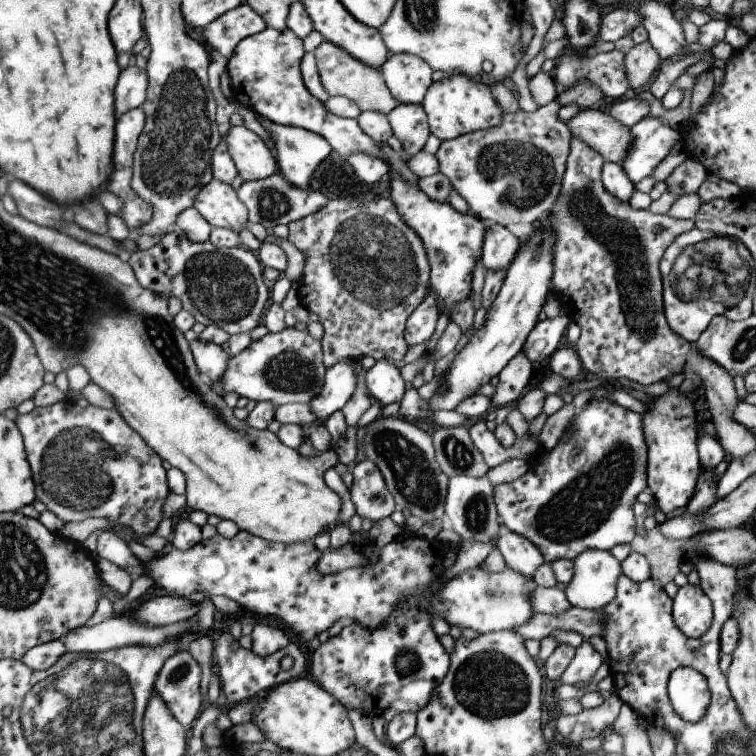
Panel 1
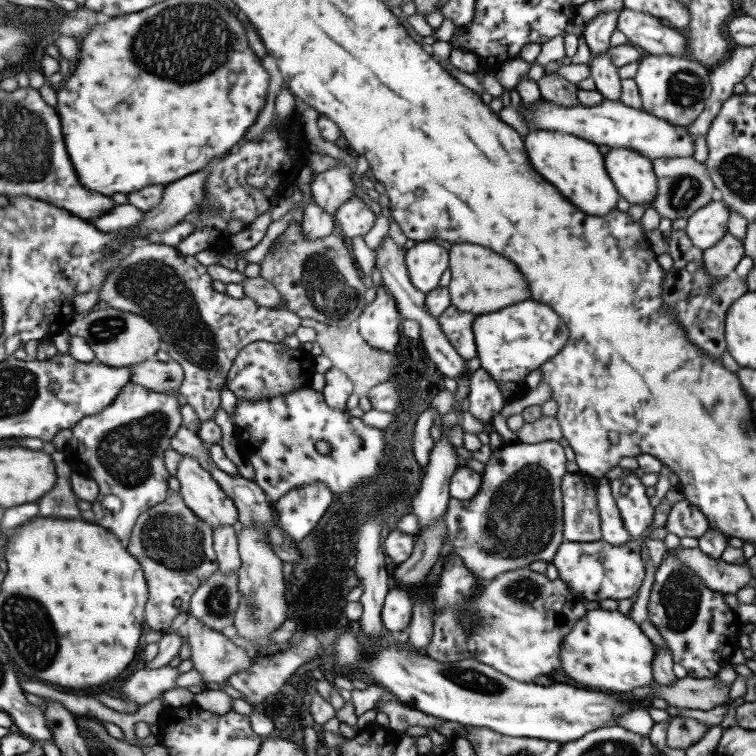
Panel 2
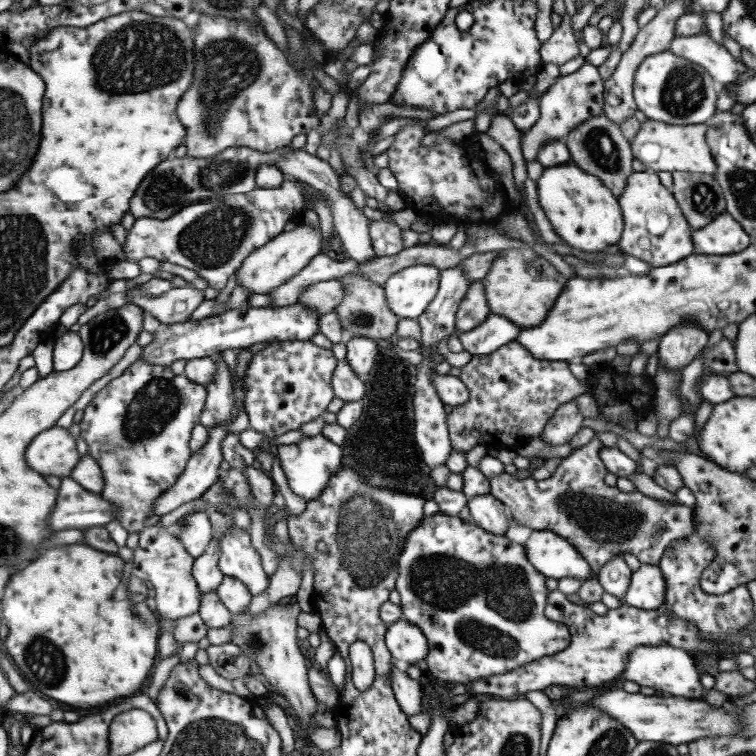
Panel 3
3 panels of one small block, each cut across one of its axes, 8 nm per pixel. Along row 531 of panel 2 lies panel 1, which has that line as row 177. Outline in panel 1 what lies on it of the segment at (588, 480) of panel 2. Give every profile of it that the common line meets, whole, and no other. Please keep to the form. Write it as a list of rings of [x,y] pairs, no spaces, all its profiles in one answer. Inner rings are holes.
[[[571,138],[559,194],[553,206],[547,210],[545,218],[537,220],[529,234],[521,234],[515,238],[517,252],[527,248],[535,232],[541,232],[541,228],[551,234],[547,236],[549,240],[553,240],[549,244],[551,290],[561,304],[561,312],[581,330],[573,348],[583,372],[597,378],[615,378],[615,382],[627,380],[639,386],[651,386],[657,382],[665,382],[677,372],[683,372],[681,366],[685,362],[685,356],[693,350],[693,344],[679,338],[679,334],[671,330],[663,316],[663,282],[659,274],[659,262],[667,246],[671,246],[671,242],[675,242],[679,234],[695,230],[695,226],[693,220],[673,220],[667,214],[659,216],[647,210],[631,210],[627,202],[621,202],[619,198],[603,190],[601,166],[603,160],[597,152],[583,146],[581,140]]]

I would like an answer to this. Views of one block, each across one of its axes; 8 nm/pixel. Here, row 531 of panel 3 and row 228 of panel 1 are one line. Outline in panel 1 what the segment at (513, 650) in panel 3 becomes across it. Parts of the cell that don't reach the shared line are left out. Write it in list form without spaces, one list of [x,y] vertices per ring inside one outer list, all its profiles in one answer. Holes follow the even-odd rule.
[[[397,176],[391,178],[391,202],[399,210],[399,214],[407,220],[407,226],[417,232],[421,238],[427,258],[429,258],[429,286],[433,286],[437,300],[441,306],[451,304],[451,308],[467,296],[471,290],[471,270],[475,260],[481,256],[481,240],[485,232],[485,220],[479,220],[473,214],[459,214],[451,208],[451,204],[437,204],[427,200],[427,196],[419,188],[411,188],[403,184]]]

